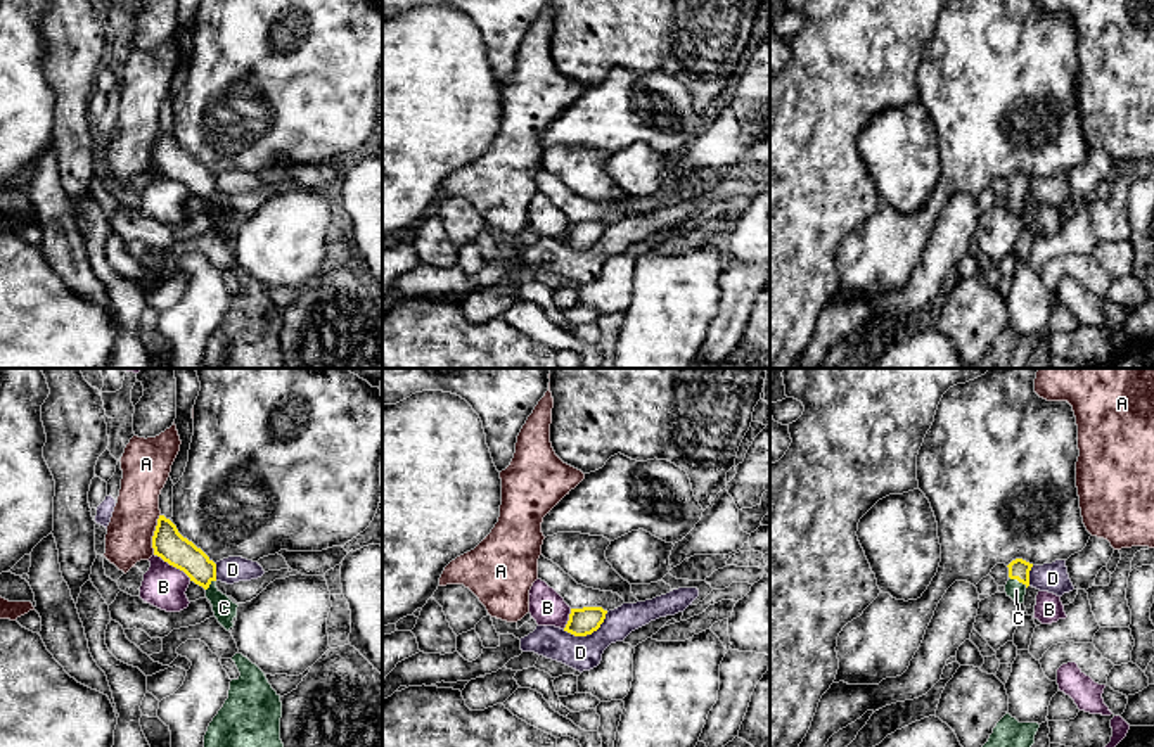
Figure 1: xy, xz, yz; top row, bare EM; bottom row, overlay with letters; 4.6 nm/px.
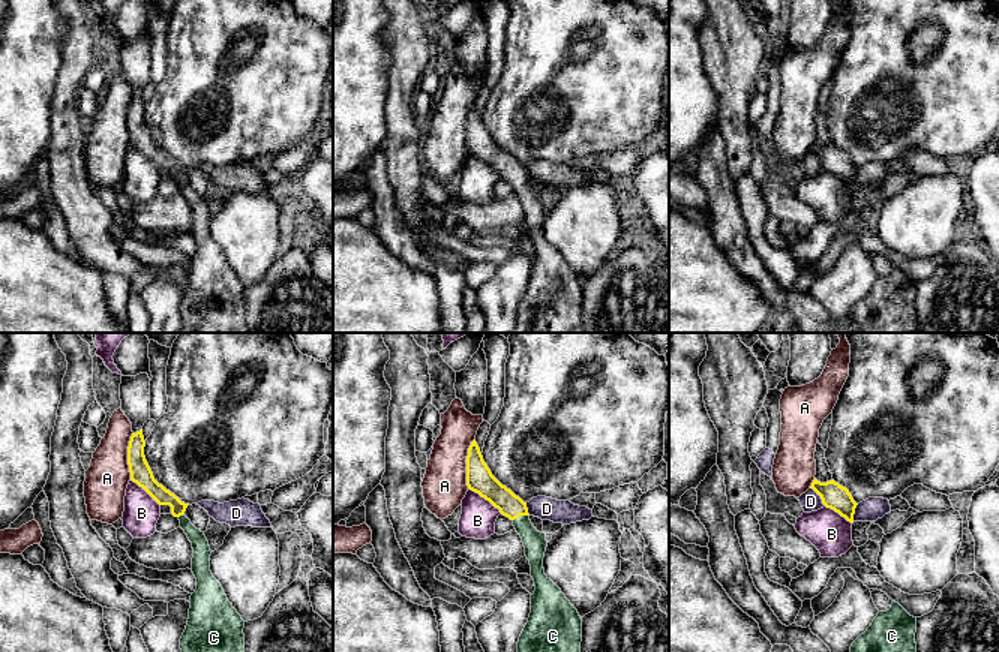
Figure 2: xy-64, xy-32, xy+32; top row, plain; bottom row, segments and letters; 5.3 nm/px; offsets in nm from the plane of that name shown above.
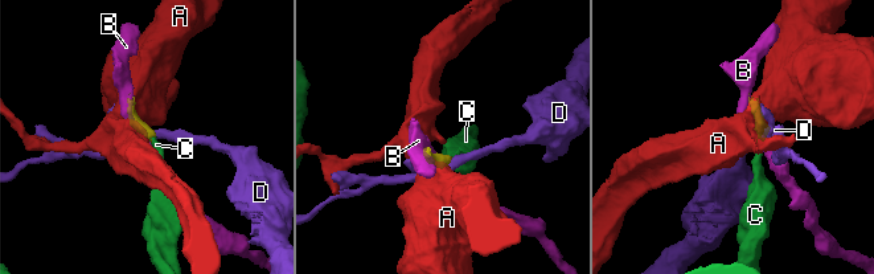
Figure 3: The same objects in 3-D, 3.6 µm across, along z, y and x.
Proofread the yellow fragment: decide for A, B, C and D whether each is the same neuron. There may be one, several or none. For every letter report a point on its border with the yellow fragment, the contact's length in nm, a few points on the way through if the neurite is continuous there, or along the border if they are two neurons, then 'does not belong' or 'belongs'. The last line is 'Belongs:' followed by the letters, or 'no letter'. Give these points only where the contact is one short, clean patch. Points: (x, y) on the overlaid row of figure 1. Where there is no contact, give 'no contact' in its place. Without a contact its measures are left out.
A: contact xy (154, 535); length 190 nm; border xy (160, 514), (153, 536), (153, 554); does not belong
B: contact xy (175, 566); length 200 nm; does not belong
C: contact yz (1018, 580); length 100 nm; way yz (1019, 569), (1018, 580), (1016, 590); belongs
D: contact xz (587, 633); length 240 nm; border xz (608, 612), (604, 621), (590, 633), (571, 635), (563, 630); does not belong
Belongs: C

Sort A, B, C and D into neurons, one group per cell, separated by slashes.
A / B / C / D

